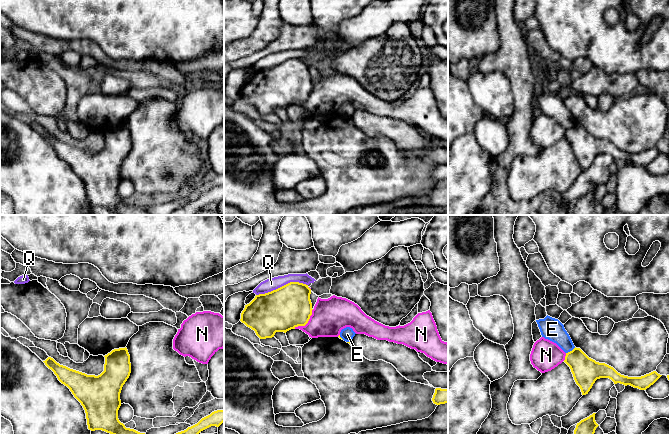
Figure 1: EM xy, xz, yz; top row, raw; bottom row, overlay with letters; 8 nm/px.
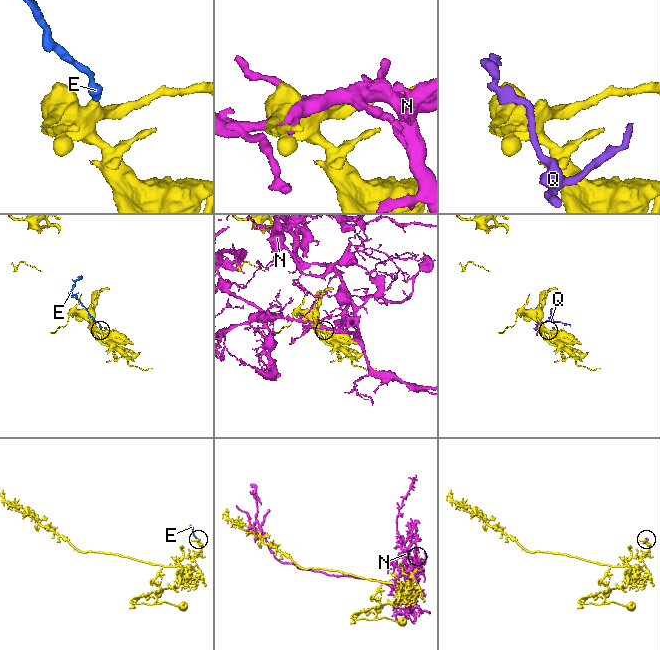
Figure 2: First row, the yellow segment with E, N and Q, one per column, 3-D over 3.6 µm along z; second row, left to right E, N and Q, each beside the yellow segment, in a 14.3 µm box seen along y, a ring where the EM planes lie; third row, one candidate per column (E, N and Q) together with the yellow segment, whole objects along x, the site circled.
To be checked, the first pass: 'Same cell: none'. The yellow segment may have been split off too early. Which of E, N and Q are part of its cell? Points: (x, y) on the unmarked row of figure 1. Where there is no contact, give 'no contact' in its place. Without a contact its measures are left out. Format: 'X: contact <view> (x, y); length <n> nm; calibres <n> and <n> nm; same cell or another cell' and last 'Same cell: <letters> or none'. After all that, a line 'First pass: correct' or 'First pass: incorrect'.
E: contact yz (570, 127); length 90 nm; calibres 220 and 180 nm; another cell
N: contact xz (307, 98); length 220 nm; calibres 340 and 280 nm; another cell
Q: contact xz (282, 62); length 420 nm; calibres 340 and 100 nm; another cell
Same cell: none
First pass: correct

